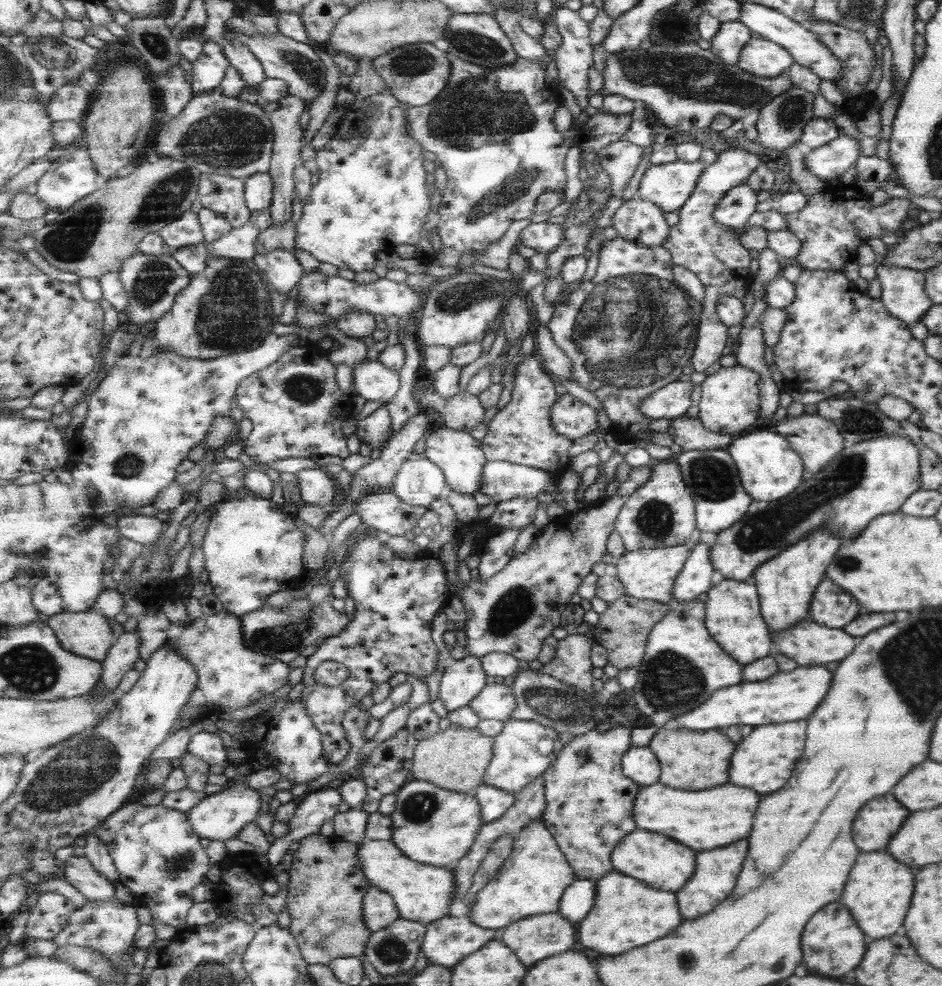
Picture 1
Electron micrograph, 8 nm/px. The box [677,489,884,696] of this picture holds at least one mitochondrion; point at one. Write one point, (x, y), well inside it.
(845, 563)

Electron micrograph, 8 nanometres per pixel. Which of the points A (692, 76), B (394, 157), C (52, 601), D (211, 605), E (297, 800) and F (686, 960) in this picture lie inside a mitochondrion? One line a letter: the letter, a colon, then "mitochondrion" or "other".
A: mitochondrion
B: other
C: other
D: other
E: other
F: other

